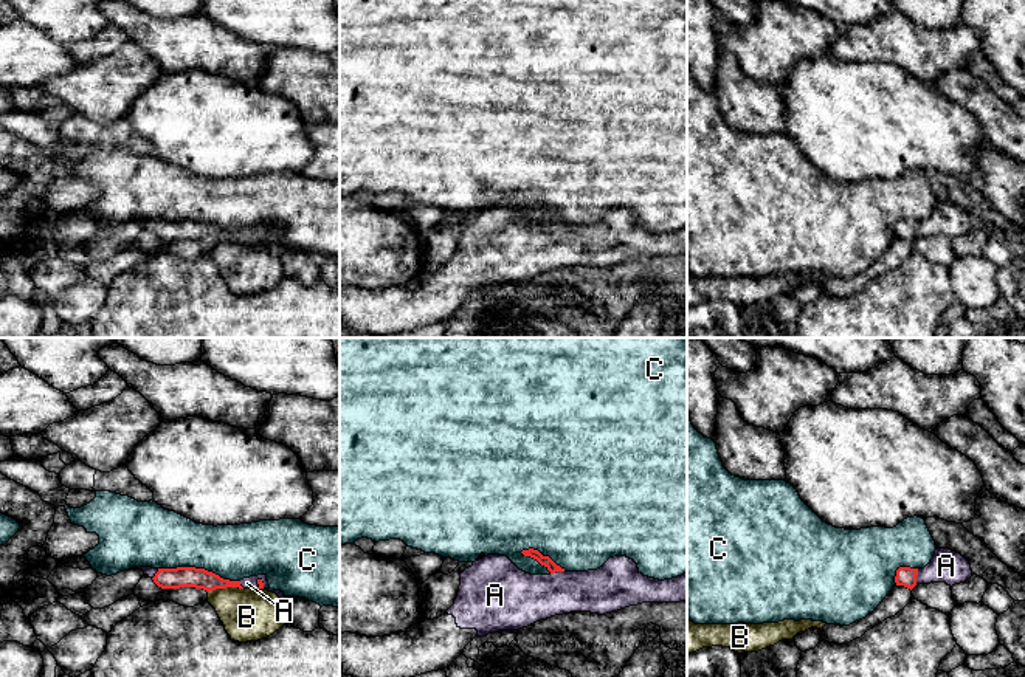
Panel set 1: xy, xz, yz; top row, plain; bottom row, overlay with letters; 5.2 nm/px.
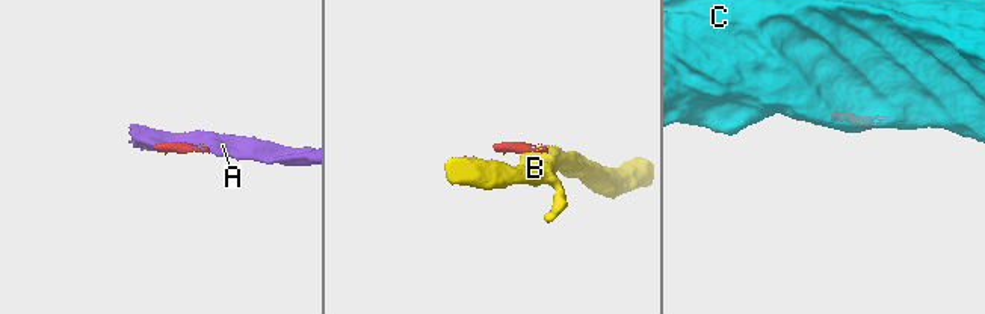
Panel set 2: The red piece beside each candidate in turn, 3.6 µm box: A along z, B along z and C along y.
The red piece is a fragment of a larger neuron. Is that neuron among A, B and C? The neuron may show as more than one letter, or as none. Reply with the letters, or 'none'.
A

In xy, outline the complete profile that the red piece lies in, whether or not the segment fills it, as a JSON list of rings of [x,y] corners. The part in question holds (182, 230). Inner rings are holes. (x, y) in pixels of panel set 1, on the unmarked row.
[[[140,220],[161,242],[195,240],[206,245],[226,240],[239,242],[270,242],[267,228],[243,231],[240,234],[223,232],[205,222],[177,220],[177,222],[152,222]]]

